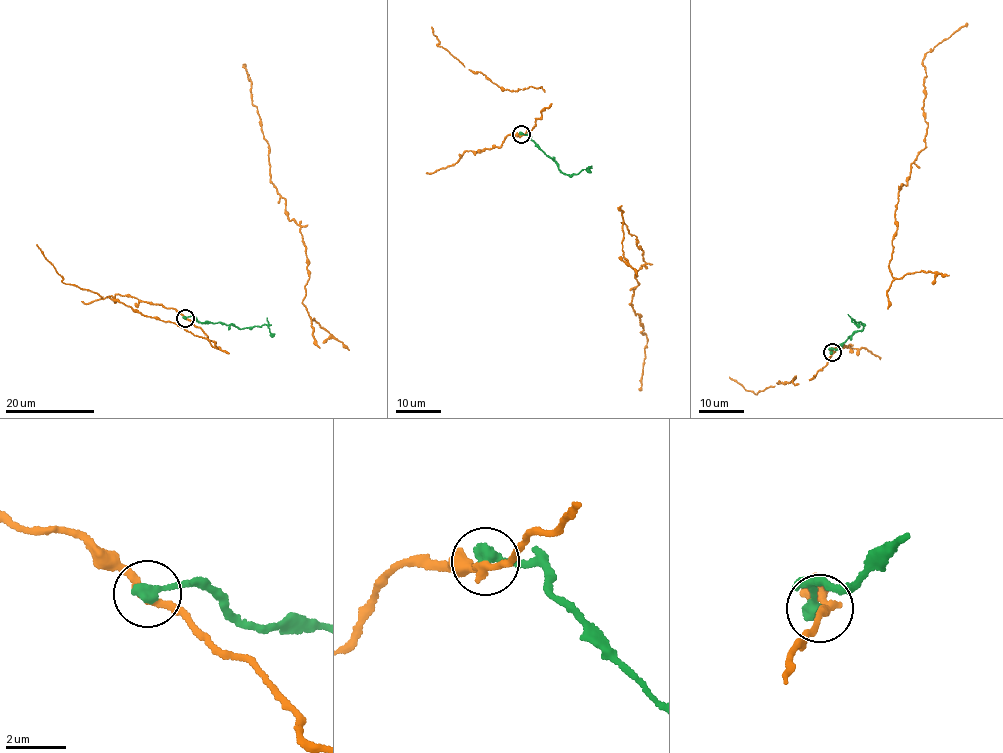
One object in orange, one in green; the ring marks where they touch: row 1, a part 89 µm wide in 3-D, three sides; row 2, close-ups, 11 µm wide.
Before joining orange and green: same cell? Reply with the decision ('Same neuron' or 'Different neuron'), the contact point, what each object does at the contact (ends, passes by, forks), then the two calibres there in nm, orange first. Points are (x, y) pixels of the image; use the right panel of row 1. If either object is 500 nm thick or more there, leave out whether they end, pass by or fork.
Different neuron. Place: (832, 352). At the ring orange passes by. At the ring green ends. Thickness 280 nm (orange) against 440 nm

